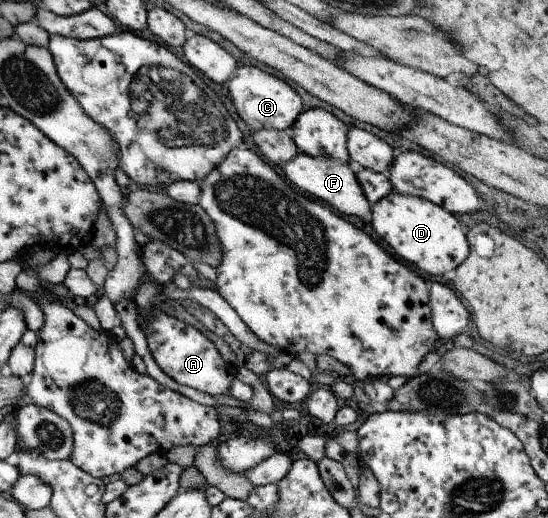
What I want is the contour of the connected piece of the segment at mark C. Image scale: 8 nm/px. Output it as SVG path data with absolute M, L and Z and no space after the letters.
M239 64L235 75L225 85L229 87L229 95L237 113L253 131L260 129L290 131L303 109L301 97L287 81L259 67Z

